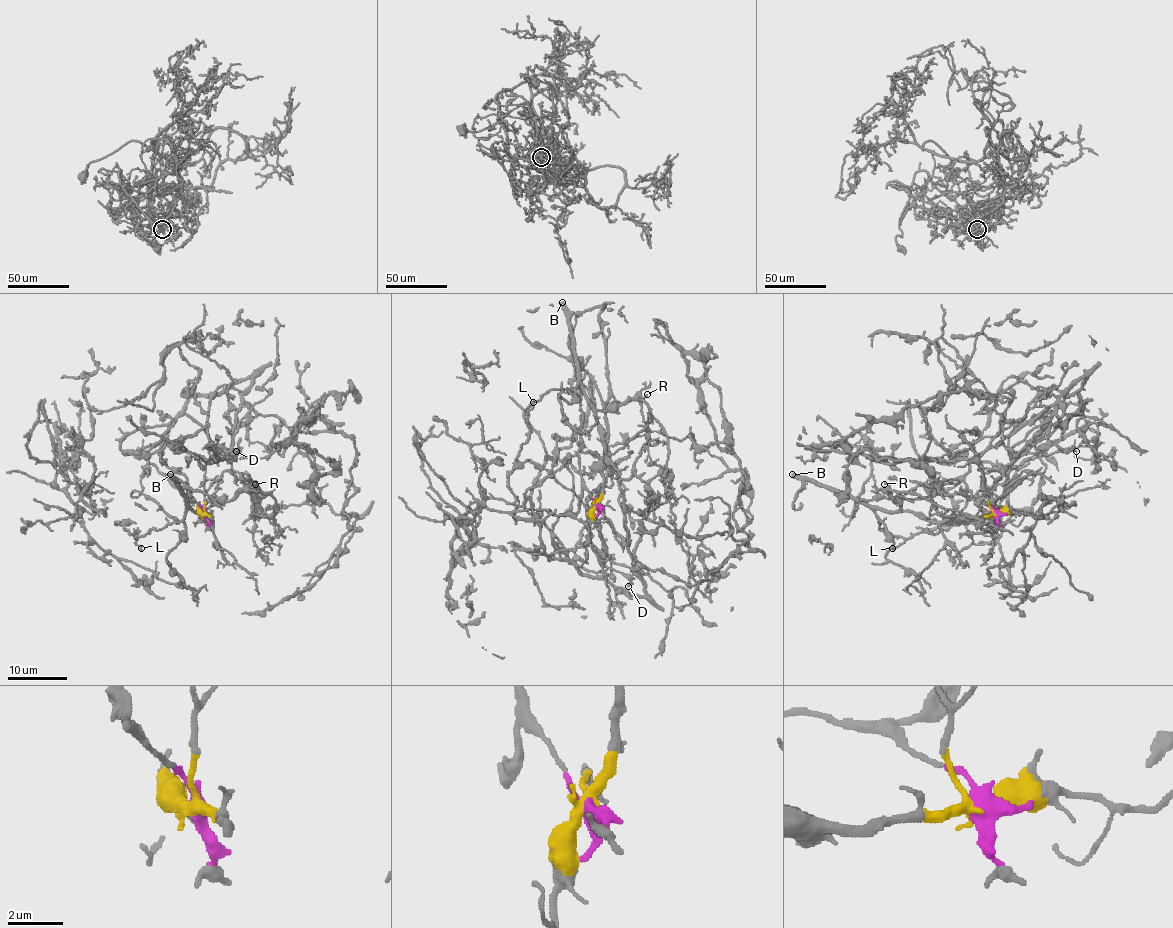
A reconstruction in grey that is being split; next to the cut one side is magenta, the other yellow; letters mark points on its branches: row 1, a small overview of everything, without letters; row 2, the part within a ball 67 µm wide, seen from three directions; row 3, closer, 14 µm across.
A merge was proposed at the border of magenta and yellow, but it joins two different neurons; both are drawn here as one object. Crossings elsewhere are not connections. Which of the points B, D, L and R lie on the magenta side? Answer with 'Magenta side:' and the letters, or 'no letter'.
Magenta side: D

